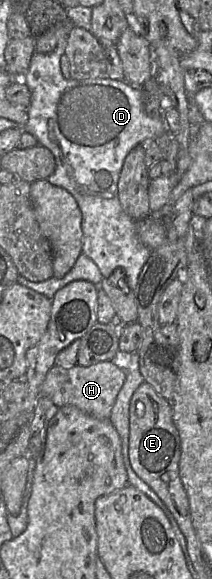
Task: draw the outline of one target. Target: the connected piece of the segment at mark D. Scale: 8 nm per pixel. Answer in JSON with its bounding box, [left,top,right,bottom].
[17,39,167,300]

